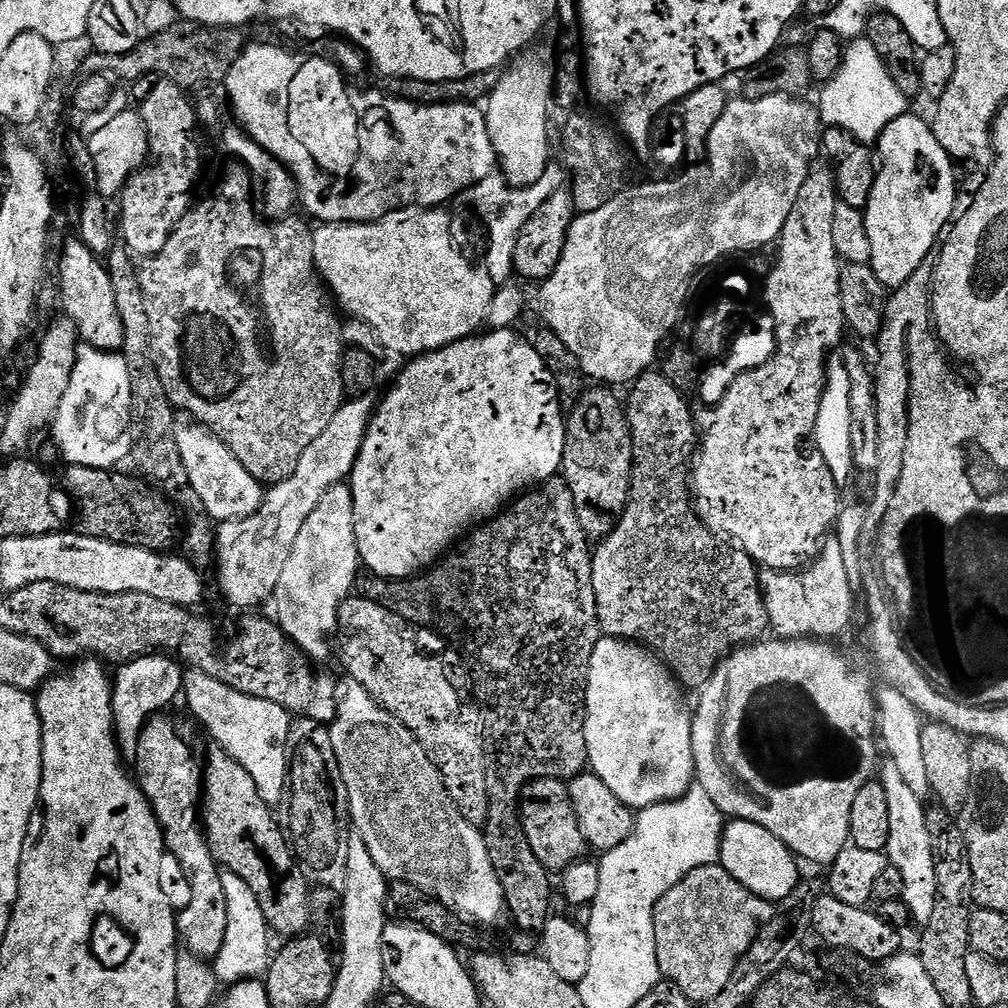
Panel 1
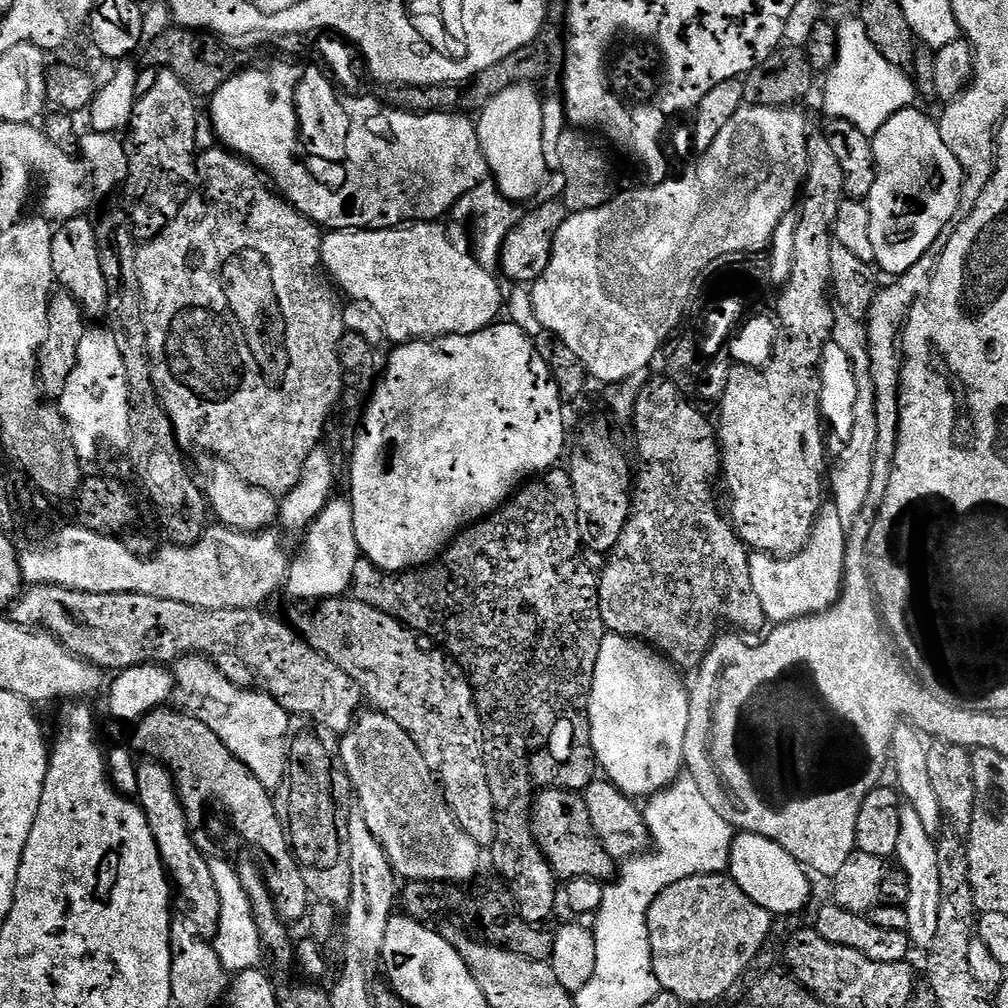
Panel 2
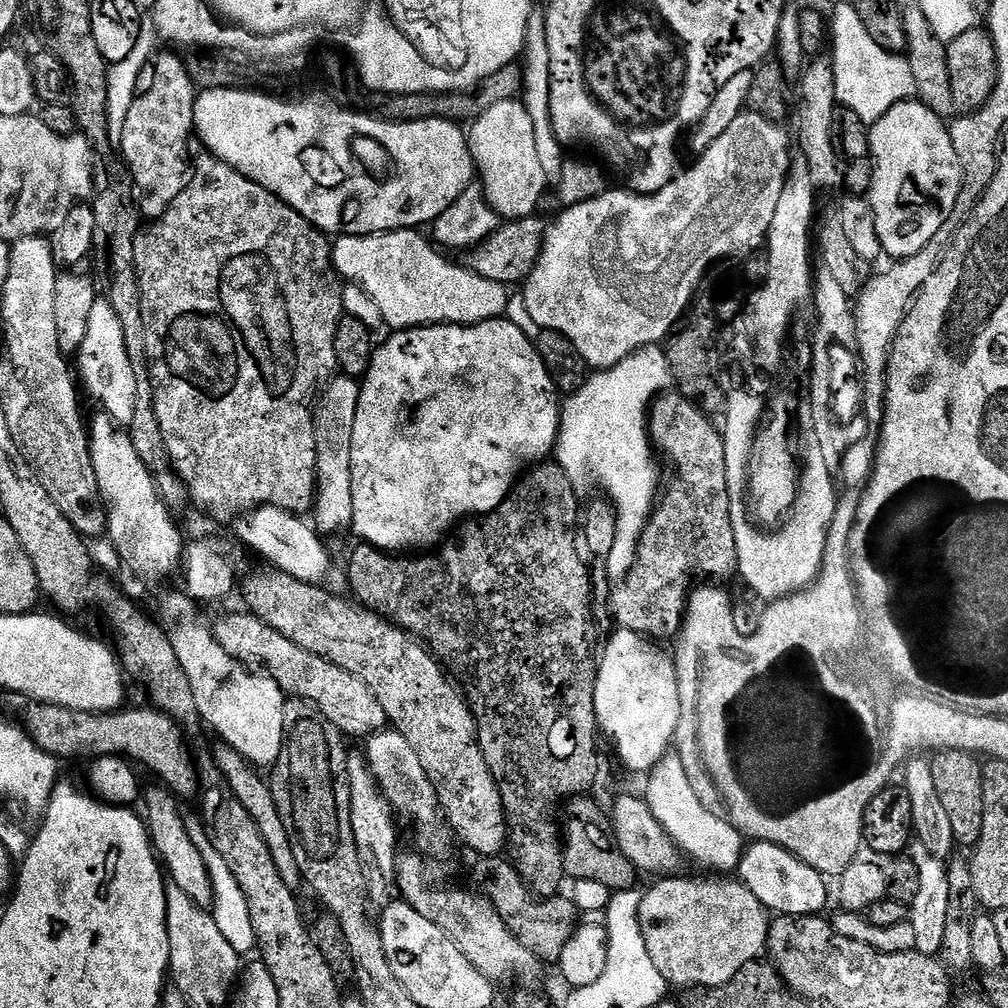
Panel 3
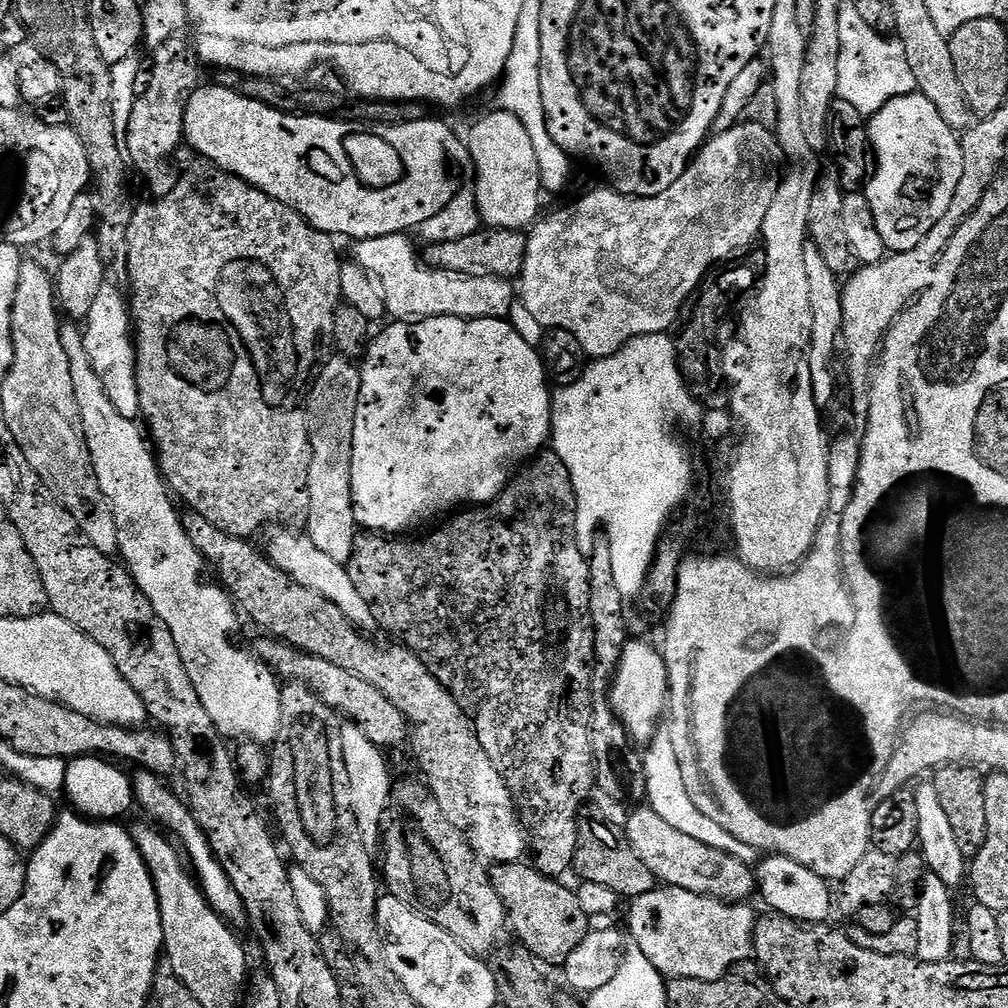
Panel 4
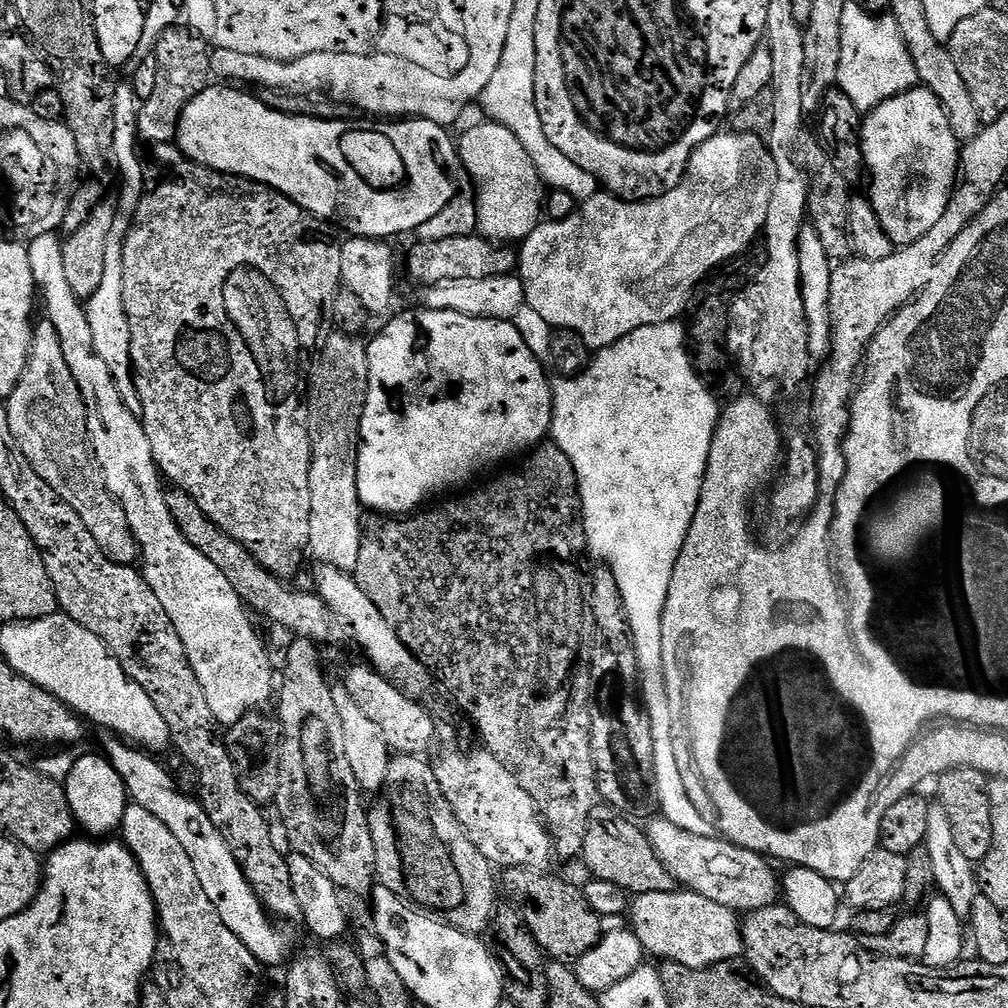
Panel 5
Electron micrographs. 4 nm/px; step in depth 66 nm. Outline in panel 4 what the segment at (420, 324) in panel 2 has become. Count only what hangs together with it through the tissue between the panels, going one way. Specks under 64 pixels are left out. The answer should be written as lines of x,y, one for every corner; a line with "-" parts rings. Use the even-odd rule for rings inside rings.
404,234
383,236
355,245
355,263
361,264
383,290
389,317
400,322
426,316
457,316
467,320
511,317
512,306
518,300
512,280
499,280
497,276
470,278
466,274
431,268
408,239

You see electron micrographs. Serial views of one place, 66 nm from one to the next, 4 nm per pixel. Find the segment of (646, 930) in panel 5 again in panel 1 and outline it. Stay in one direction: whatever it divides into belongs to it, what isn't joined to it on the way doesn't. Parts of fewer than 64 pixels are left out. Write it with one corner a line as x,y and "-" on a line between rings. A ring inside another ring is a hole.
719,862
690,870
678,886
666,890
652,911
654,942
661,977
678,986
693,1002
717,997
726,987
734,968
750,950
756,935
773,913
773,901
746,890

